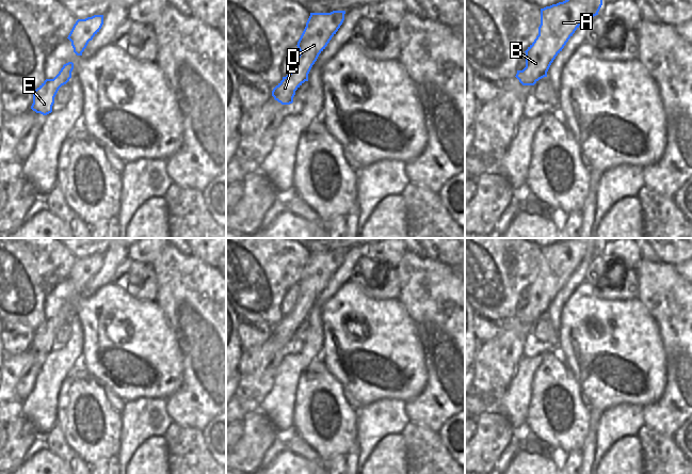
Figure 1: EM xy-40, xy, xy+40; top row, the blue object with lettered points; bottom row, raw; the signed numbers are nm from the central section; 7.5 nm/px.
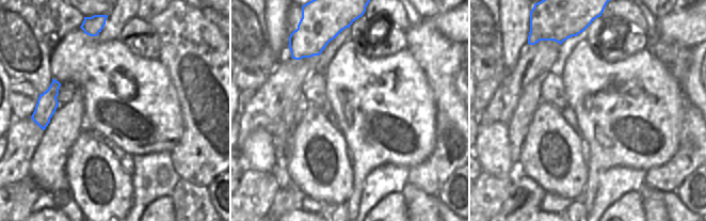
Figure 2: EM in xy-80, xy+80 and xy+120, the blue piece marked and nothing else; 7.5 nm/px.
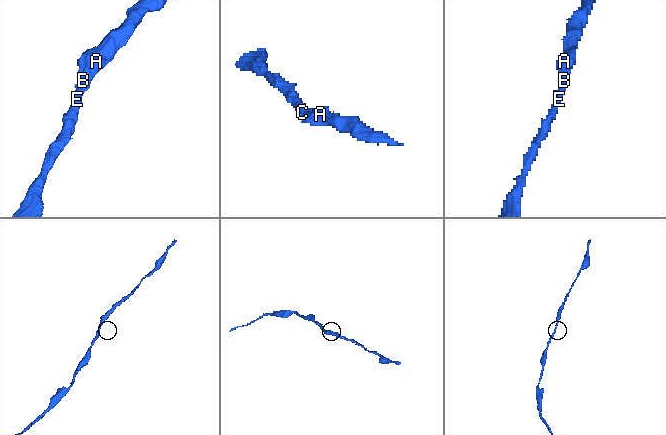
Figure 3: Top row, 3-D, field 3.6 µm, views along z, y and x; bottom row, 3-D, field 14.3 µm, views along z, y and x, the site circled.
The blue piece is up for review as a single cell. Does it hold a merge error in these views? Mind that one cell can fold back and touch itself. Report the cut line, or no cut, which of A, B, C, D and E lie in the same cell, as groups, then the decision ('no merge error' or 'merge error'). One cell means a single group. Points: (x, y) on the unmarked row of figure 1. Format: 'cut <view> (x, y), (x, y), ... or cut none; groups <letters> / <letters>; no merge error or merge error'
cut none; groups A B C D E; no merge error

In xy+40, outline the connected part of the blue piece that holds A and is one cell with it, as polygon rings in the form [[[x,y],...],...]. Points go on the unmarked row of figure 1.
[[[566,238],[541,248],[538,274],[526,291],[526,306],[517,310],[522,325],[534,325],[547,311],[584,258],[598,254],[602,238]]]

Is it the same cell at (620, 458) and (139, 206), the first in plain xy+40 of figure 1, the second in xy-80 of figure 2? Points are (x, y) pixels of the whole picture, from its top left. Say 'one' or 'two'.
two

